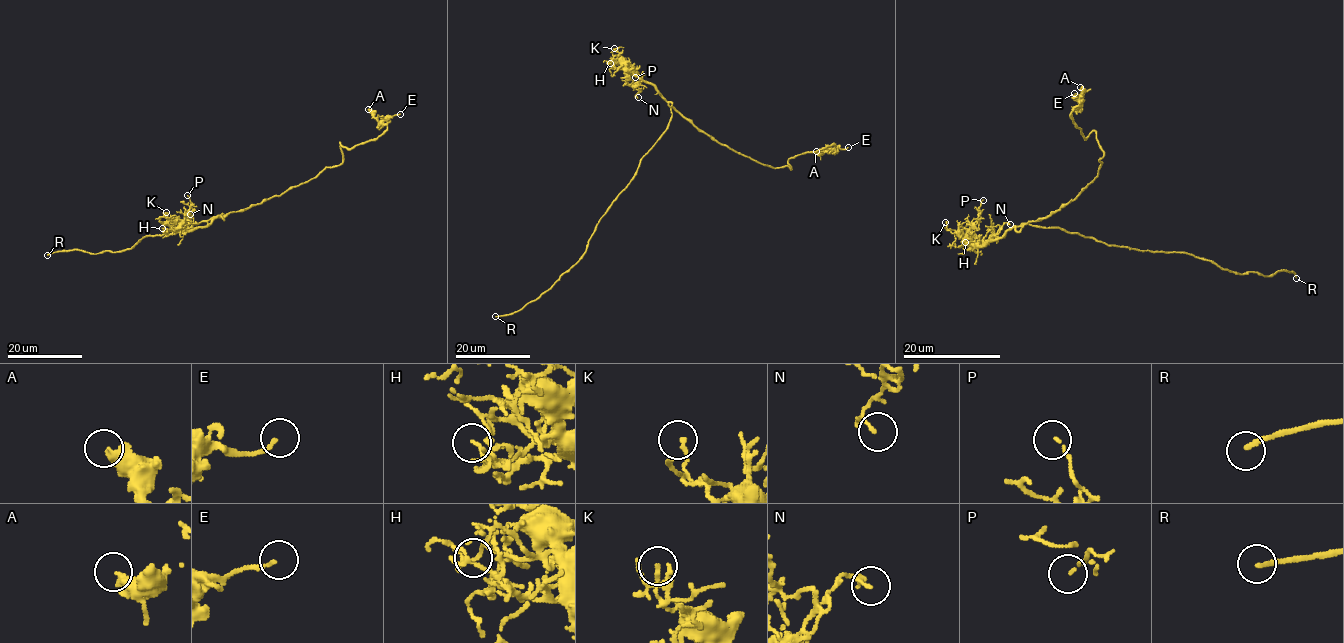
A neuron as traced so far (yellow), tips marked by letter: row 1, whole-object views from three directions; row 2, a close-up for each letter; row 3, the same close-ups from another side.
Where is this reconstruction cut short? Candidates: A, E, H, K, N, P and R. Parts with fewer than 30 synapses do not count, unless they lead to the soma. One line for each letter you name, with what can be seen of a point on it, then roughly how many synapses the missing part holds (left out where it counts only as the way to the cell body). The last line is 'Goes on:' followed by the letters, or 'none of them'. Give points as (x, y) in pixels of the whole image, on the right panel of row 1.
R: place (1296, 278)
Goes on: R

